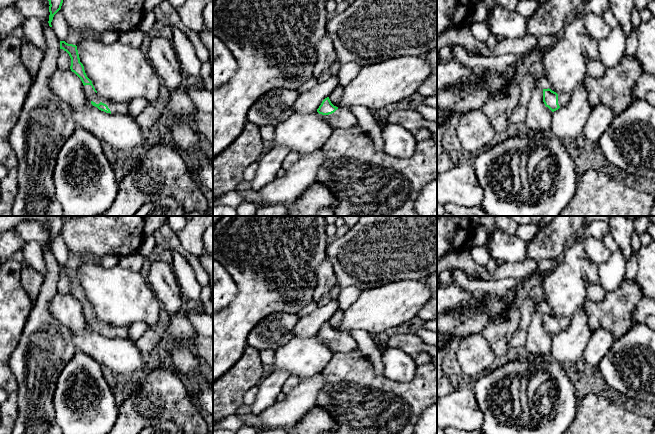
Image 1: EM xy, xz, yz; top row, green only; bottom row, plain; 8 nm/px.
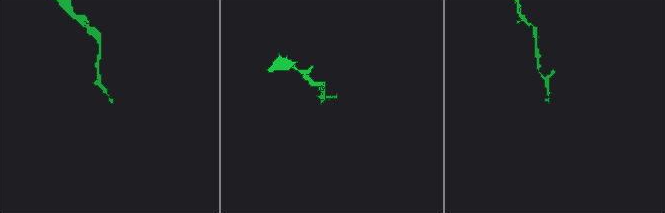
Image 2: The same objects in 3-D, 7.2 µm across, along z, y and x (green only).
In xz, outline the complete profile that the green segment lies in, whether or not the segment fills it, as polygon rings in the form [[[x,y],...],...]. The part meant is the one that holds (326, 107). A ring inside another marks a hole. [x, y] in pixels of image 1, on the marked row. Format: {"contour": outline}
{"contour": [[[329,97],[322,101],[317,112],[334,128],[351,129],[359,126],[355,115],[350,110],[341,110],[334,106]]]}

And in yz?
{"contour": [[[543,89],[543,102],[552,112],[566,105],[571,97],[570,92],[557,94],[551,89]]]}

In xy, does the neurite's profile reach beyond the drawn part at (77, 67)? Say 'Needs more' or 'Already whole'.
Needs more

